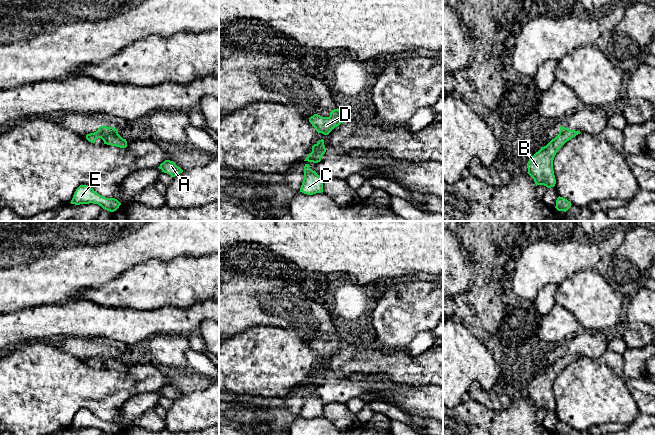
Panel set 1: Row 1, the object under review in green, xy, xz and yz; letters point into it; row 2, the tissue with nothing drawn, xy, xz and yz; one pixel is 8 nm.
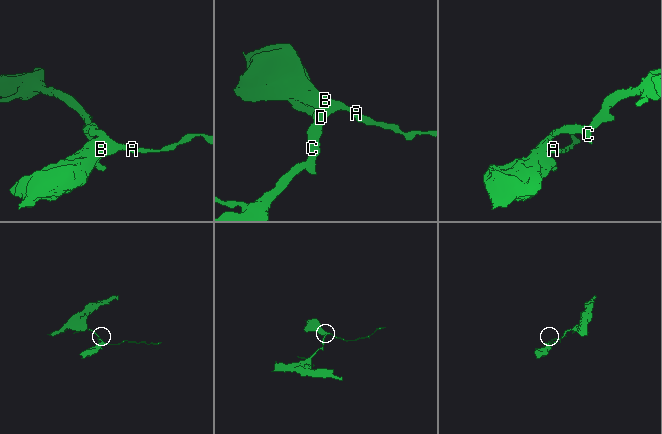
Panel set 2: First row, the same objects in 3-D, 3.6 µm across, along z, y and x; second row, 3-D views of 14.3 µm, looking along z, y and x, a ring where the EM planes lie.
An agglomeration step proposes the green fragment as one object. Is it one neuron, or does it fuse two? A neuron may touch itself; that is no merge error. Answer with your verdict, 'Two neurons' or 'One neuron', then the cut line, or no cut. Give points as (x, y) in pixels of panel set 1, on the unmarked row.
One neuron. No split

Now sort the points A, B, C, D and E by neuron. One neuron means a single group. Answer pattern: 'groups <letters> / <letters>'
groups A B C D E

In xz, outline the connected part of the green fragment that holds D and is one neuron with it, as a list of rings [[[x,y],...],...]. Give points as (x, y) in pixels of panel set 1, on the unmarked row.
[[[337,332],[330,336],[329,341],[322,341],[314,338],[309,342],[309,346],[318,357],[328,359],[335,351],[339,350],[345,344],[342,336]]]

